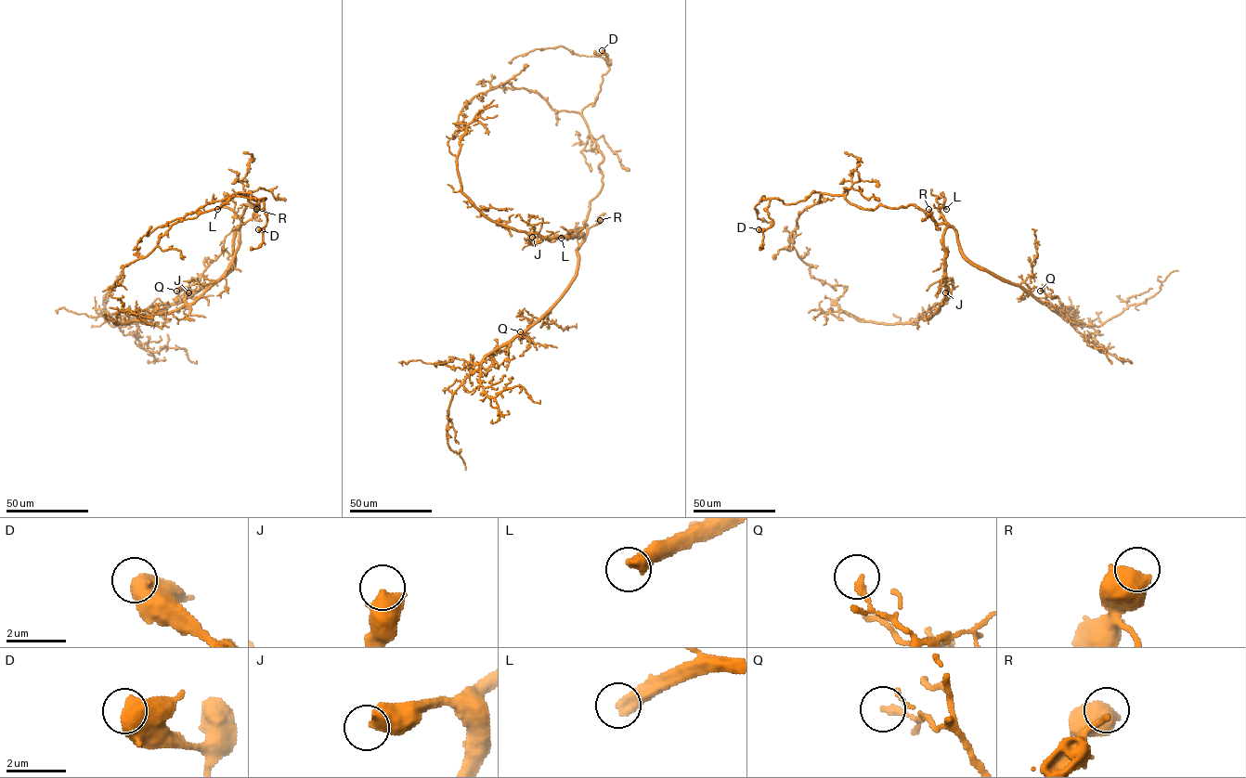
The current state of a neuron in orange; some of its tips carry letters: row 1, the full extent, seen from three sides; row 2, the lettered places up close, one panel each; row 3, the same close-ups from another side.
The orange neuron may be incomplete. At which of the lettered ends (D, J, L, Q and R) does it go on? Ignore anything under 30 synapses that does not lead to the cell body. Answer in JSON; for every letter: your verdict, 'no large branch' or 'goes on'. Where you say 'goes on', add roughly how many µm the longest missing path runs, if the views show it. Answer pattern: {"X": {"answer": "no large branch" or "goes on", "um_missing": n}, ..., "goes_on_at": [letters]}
{"D": {"answer": "no large branch"}, "J": {"answer": "no large branch"}, "L": {"answer": "goes on", "um_missing": 80}, "Q": {"answer": "no large branch"}, "R": {"answer": "no large branch"}, "goes_on_at": ["L"]}

